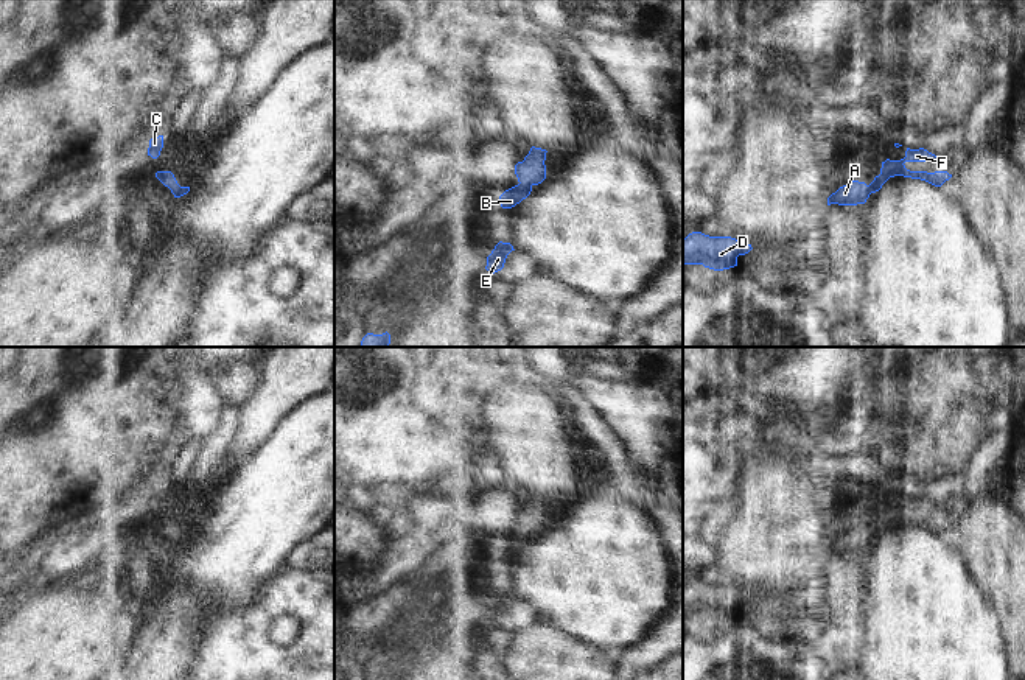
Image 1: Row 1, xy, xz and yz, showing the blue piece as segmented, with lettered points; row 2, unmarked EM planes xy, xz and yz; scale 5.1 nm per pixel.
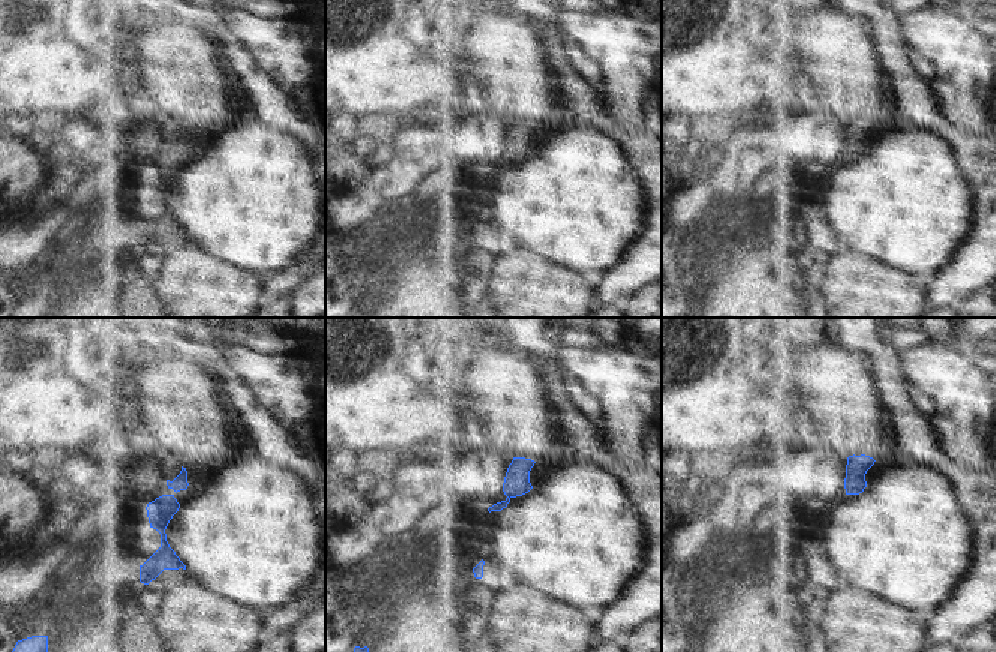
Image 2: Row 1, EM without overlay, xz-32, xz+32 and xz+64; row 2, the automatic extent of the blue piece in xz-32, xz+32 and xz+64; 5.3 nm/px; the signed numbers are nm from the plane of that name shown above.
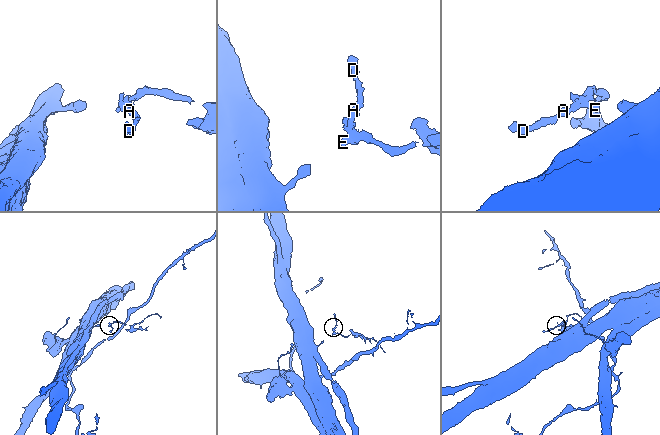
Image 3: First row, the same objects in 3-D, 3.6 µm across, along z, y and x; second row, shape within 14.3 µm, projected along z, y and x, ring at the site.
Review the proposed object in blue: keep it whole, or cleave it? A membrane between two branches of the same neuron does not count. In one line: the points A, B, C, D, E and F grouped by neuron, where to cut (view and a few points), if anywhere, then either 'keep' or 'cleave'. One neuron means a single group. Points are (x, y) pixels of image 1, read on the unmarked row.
groups A B C D E F; cut none; keep

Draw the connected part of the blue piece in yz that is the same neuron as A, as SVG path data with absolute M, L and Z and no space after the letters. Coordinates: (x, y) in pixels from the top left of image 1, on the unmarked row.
M907 496L905 506L901 509L887 507L882 510L880 523L874 526L874 529L866 534L865 531L851 529L846 534L840 535L835 542L827 546L827 554L857 554L865 552L871 542L876 542L882 537L882 534L894 524L904 524L911 528L925 529L935 535L941 535L946 529L952 526L947 520L910 520L905 517L905 510L941 510L943 507L929 501L924 496L910 498Z

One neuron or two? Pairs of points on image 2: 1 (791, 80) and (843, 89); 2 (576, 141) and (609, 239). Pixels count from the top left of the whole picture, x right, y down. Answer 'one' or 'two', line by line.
1: two
2: one

